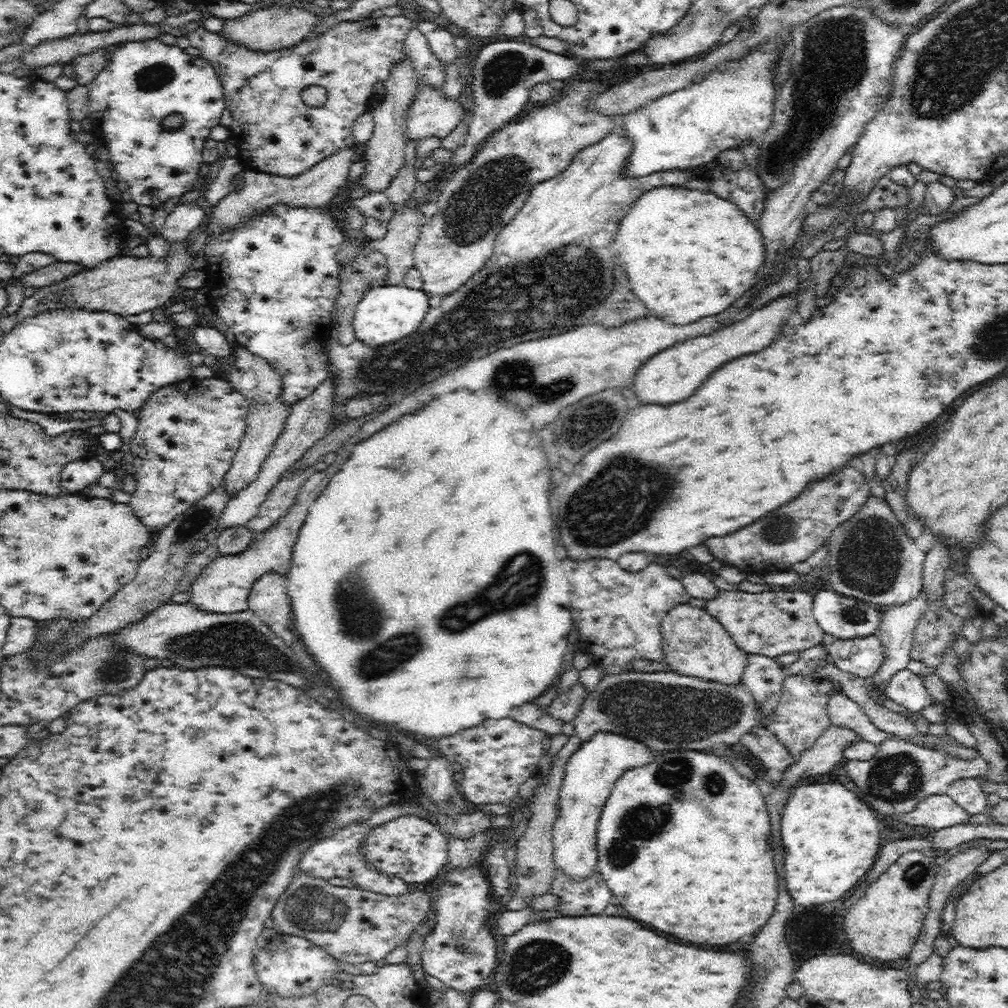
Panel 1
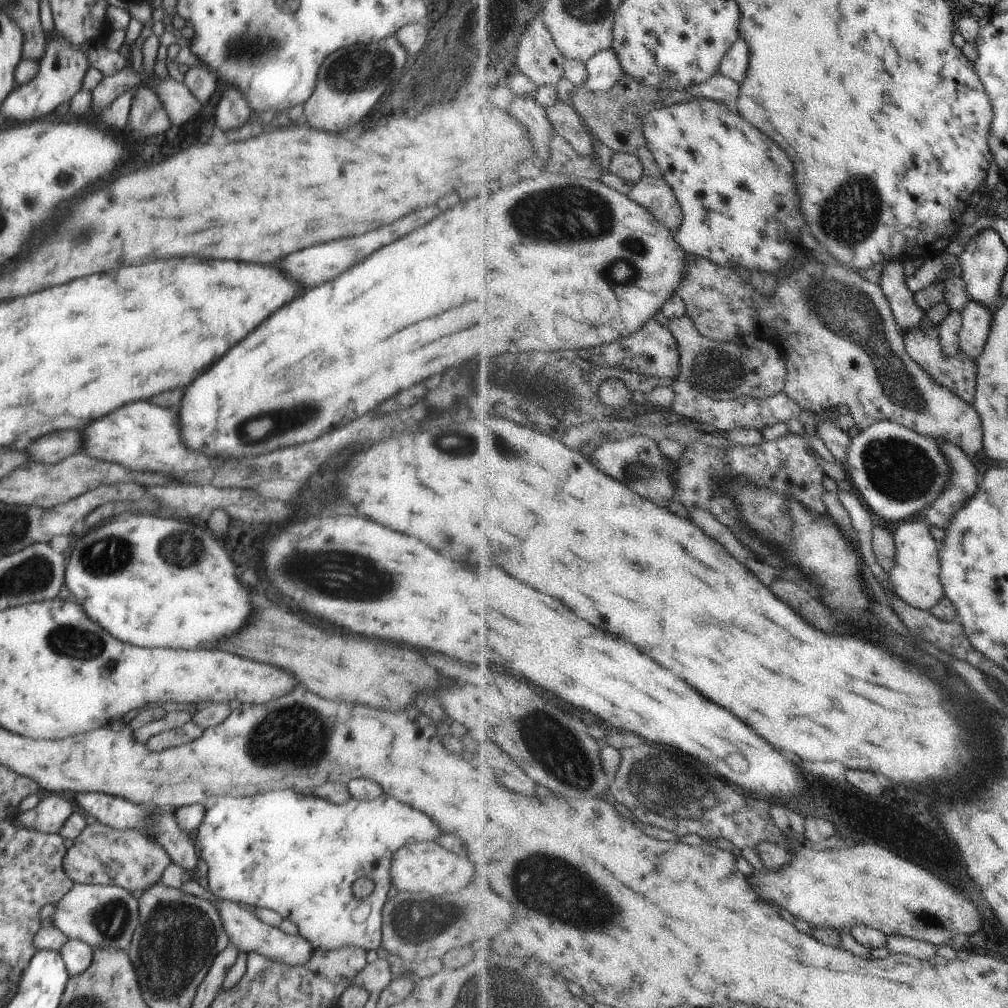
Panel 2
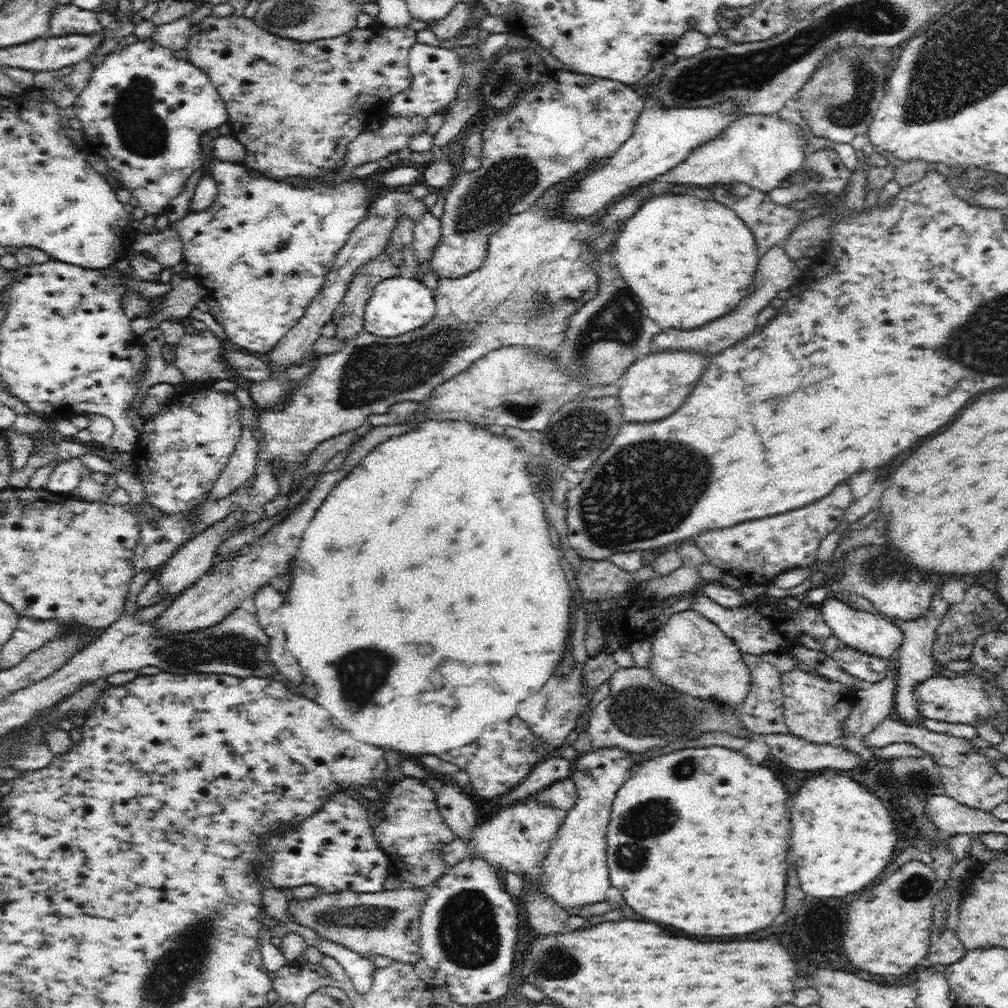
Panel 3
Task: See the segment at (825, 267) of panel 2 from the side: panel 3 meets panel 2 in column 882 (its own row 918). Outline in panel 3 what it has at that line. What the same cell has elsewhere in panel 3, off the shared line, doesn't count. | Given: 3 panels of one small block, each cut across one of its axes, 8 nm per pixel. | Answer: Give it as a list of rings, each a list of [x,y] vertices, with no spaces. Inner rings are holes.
[[[414,885],[410,889],[384,889],[374,893],[322,890],[311,898],[290,895],[286,900],[286,920],[314,930],[320,942],[338,945],[362,958],[389,956],[414,964],[422,957],[421,919],[428,891],[429,887]]]

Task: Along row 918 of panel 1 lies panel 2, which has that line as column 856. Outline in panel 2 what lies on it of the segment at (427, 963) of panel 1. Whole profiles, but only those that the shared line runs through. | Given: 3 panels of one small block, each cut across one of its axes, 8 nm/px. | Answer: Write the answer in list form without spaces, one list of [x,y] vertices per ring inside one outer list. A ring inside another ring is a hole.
[[[883,421],[853,438],[847,461],[850,479],[864,503],[881,518],[900,522],[919,516],[946,490],[953,473],[940,444],[893,421]]]

